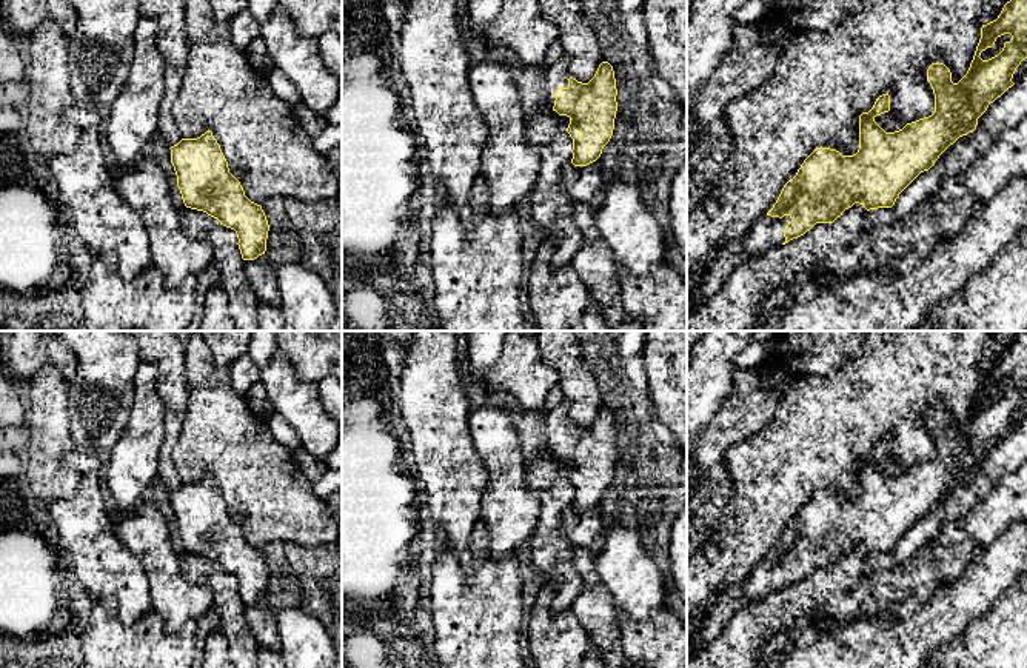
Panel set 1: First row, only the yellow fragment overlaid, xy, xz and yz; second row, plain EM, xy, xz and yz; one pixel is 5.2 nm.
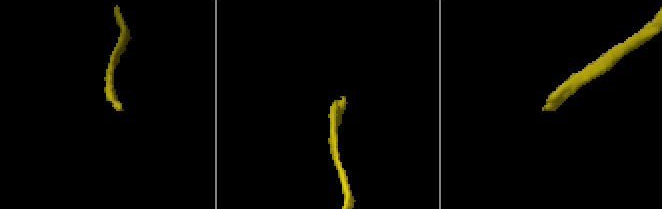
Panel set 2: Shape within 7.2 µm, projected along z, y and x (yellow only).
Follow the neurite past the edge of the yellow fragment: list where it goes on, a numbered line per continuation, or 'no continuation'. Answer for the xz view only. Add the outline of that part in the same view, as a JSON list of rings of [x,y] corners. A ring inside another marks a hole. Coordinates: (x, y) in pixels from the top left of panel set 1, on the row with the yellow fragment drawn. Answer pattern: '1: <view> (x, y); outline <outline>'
1: xz (558, 74); outline [[[564,55],[559,62],[551,65],[547,71],[545,80],[545,106],[553,108],[556,100],[556,89],[557,88],[568,88],[568,65],[570,57]]]

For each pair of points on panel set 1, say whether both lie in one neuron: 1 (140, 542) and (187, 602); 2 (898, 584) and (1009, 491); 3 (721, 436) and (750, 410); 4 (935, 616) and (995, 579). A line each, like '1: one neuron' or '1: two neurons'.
1: one neuron
2: two neurons
3: one neuron
4: one neuron

